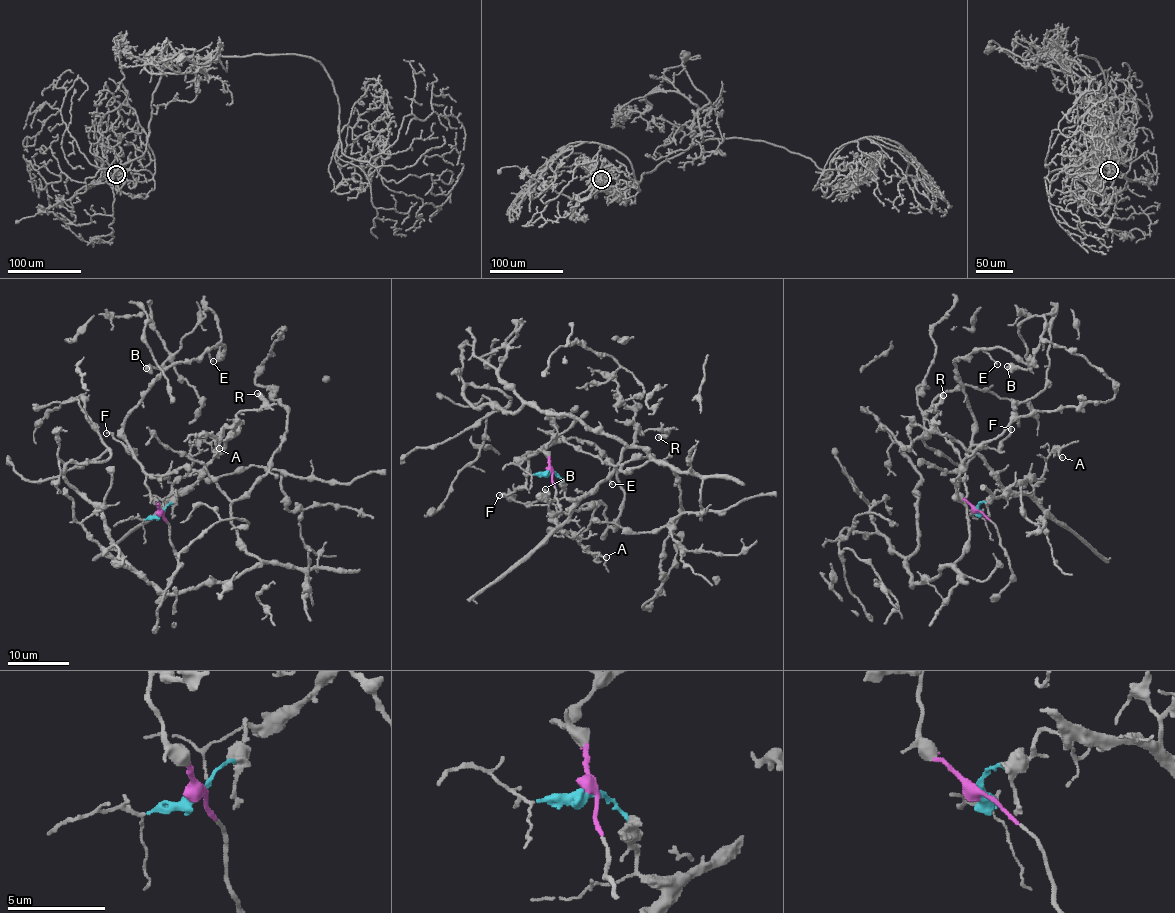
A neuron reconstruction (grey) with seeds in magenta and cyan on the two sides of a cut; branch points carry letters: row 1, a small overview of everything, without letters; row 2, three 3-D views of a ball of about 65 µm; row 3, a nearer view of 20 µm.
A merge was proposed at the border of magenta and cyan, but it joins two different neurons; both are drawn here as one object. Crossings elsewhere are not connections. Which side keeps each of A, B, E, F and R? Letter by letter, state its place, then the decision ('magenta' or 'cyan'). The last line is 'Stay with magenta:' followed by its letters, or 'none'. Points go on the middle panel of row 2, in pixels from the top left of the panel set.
A: place (606, 557); cyan
B: place (545, 489); magenta
E: place (612, 484); magenta
F: place (499, 495); magenta
R: place (658, 437); cyan
Stay with magenta: B, E, F

